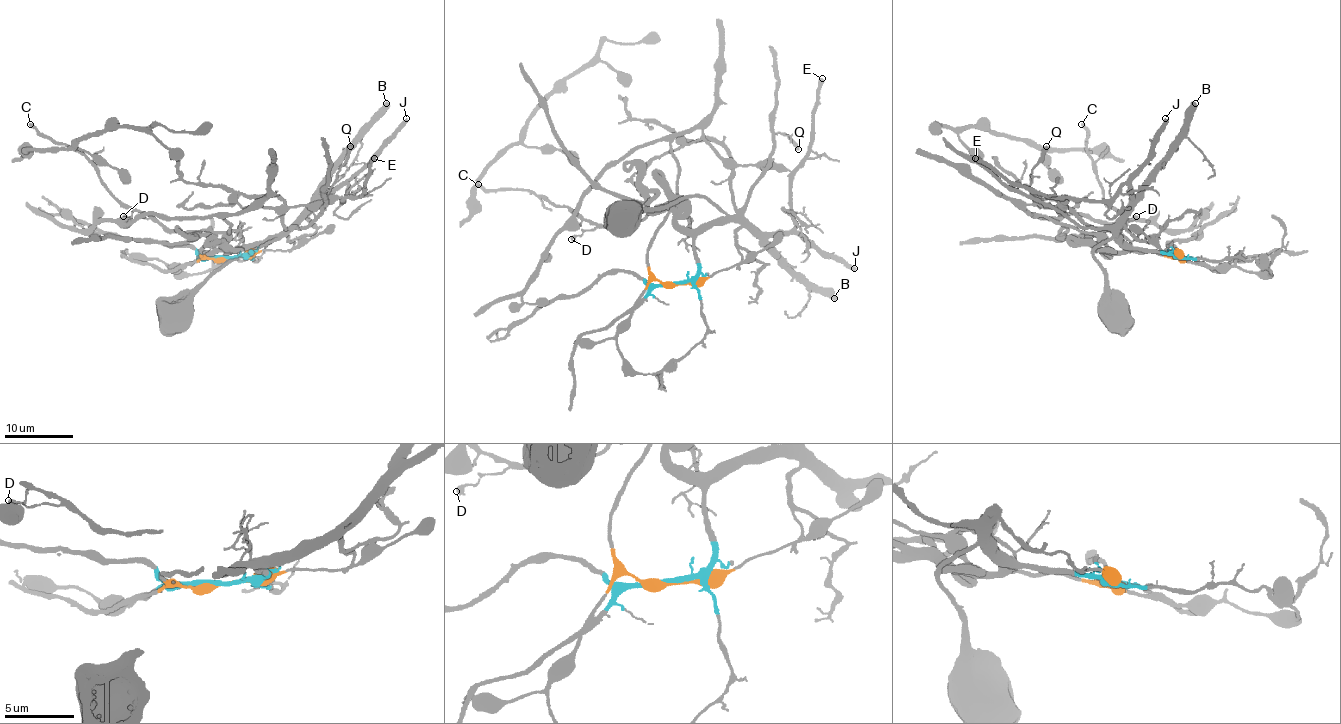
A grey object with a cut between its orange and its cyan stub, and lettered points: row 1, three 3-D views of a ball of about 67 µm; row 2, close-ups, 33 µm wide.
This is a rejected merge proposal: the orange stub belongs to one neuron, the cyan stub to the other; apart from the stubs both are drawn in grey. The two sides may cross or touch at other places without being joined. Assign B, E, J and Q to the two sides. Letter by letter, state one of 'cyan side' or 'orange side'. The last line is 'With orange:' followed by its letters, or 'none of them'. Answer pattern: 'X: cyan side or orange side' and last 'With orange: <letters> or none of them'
B: cyan side
E: cyan side
J: cyan side
Q: cyan side
With orange: none of them

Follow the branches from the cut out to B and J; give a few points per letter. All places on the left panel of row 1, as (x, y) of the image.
B: (228, 258), (248, 254), (247, 249), (266, 239), (279, 237), (312, 199), (329, 168), (355, 135), (386, 102)
J: (228, 258), (248, 254), (247, 249), (283, 233), (315, 202), (352, 178), (407, 118)

